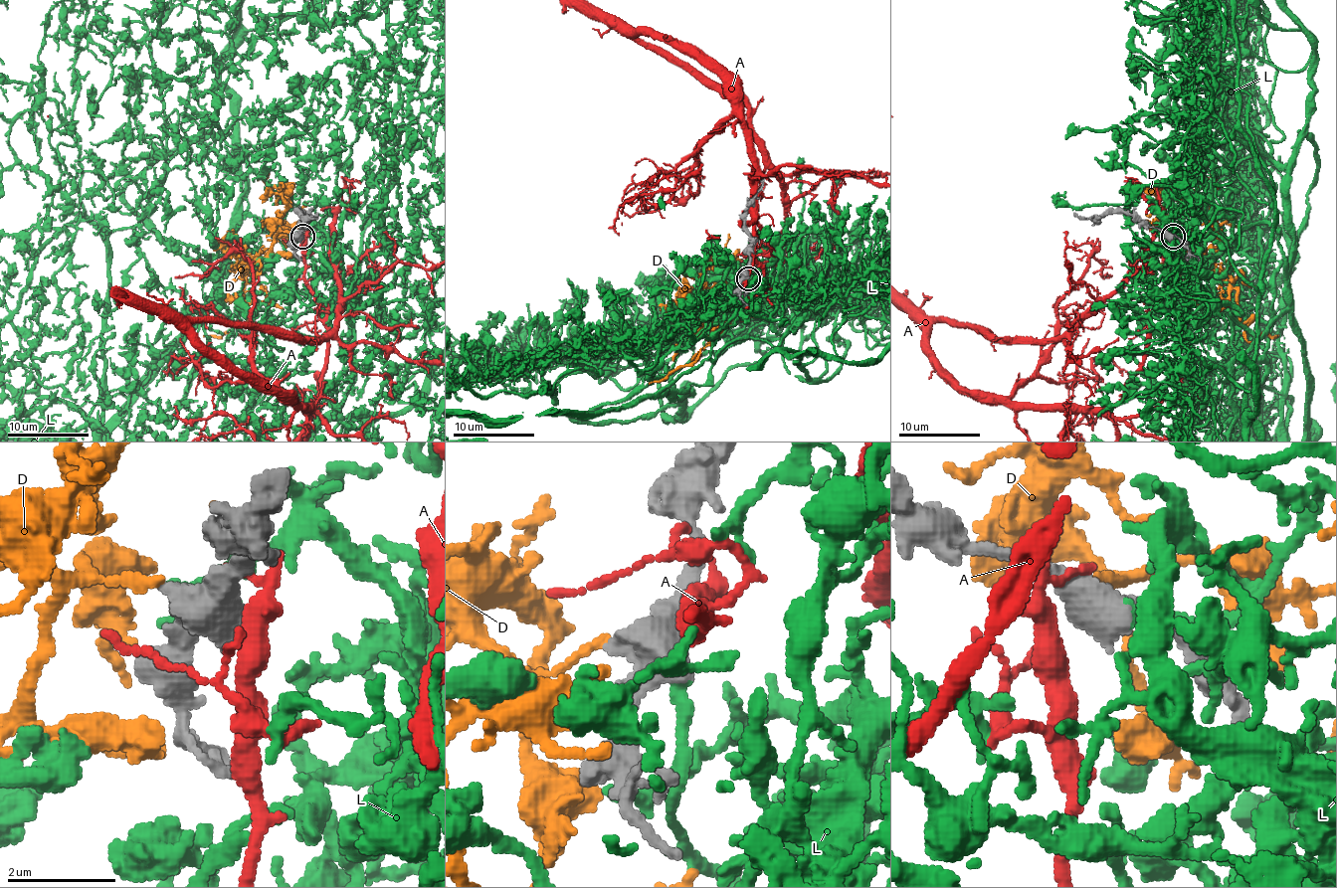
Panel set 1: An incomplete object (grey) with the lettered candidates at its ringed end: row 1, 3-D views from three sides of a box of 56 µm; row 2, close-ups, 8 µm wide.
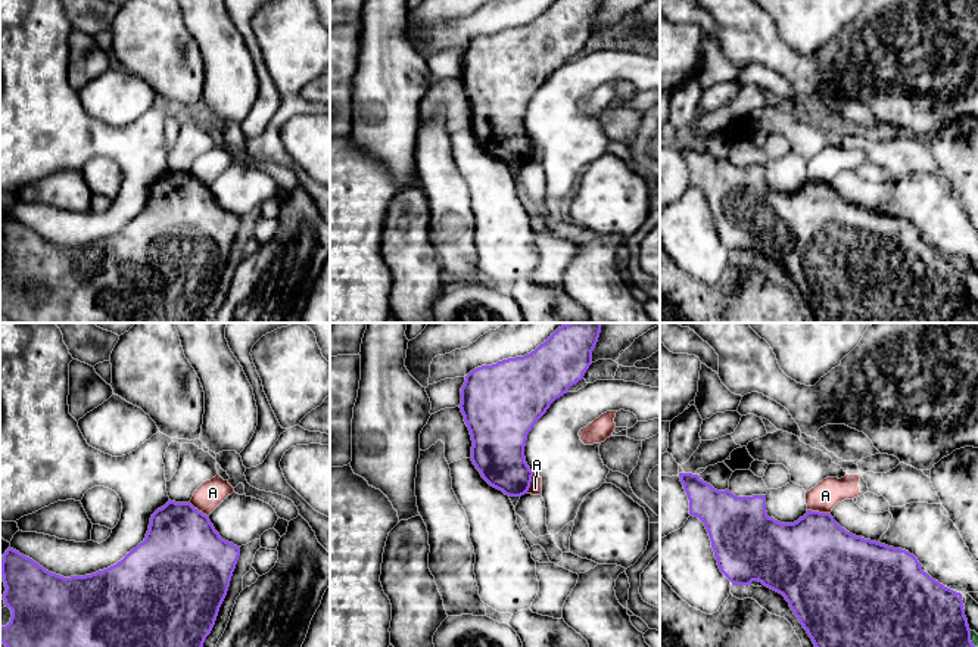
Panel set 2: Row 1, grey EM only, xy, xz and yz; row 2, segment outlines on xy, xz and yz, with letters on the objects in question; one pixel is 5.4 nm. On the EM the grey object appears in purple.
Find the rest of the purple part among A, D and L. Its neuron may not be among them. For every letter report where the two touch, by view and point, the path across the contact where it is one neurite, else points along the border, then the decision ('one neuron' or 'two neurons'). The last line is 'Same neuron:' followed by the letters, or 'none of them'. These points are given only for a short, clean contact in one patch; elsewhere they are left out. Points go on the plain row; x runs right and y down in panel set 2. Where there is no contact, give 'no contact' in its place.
A: contact yz (818, 182); border yz (807, 179), (829, 184); two neurons
D: no contact; two neurons
L: contact yz (969, 310); one neuron
Same neuron: L

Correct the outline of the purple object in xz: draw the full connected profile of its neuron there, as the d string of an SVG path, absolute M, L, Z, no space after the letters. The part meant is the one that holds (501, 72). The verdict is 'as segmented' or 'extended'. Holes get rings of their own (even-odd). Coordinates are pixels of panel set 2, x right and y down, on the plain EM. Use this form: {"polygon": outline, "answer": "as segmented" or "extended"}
{"polygon": "M555 0L530 24L477 37L465 46L460 78L473 111L470 128L490 156L508 167L527 164L533 146L524 127L527 105L549 75L583 49L599 3Z", "answer": "as segmented"}

